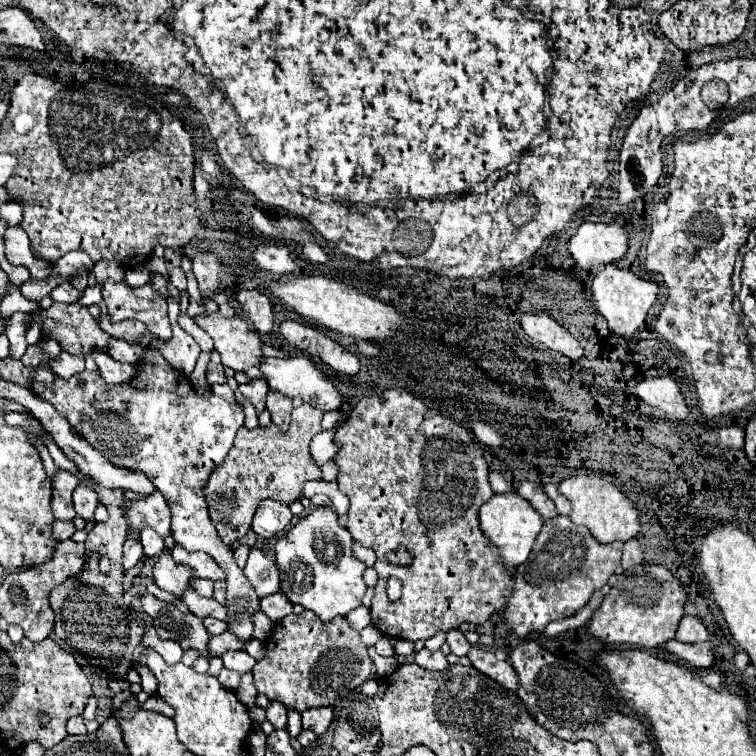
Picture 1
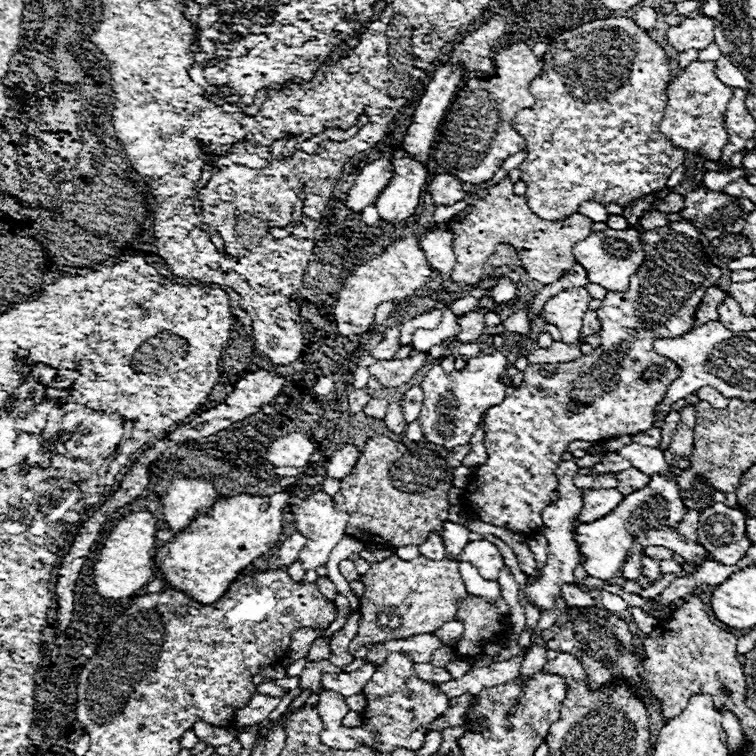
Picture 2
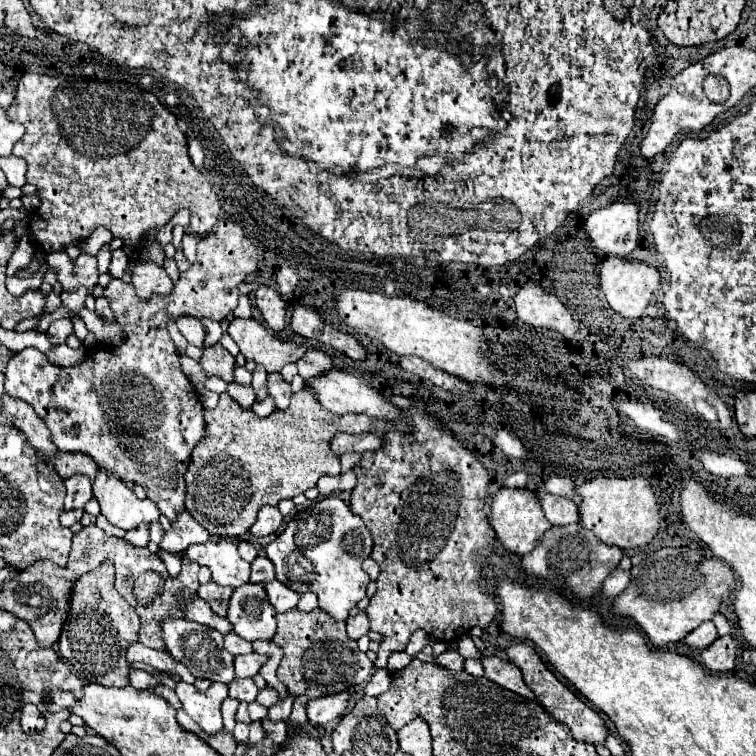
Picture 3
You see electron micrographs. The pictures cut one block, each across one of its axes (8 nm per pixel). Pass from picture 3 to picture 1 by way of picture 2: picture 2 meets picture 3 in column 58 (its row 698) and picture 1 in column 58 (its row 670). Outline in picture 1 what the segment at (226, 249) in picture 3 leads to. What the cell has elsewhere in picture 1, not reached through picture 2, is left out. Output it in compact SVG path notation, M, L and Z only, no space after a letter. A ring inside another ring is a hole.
M146 350L140 362L136 364L136 376L122 384L108 384L104 382L100 372L84 370L78 376L70 378L56 376L52 384L30 384L30 386L38 398L50 402L58 410L58 414L72 424L74 432L82 436L92 448L102 452L114 466L146 474L150 482L156 486L156 490L162 492L172 512L172 538L176 540L176 544L192 552L194 550L208 552L226 572L228 582L226 606L230 616L228 626L230 632L234 632L242 642L248 642L252 638L252 614L260 610L260 602L252 584L246 580L242 568L236 566L232 550L220 540L216 528L212 526L206 500L202 494L202 488L208 482L210 472L214 470L216 464L220 464L226 458L226 452L230 450L230 444L234 442L238 428L244 424L242 408L238 404L228 404L224 398L218 398L214 394L210 396L196 394L186 374L174 370L156 350ZM136 382L144 384L144 388L136 388Z

